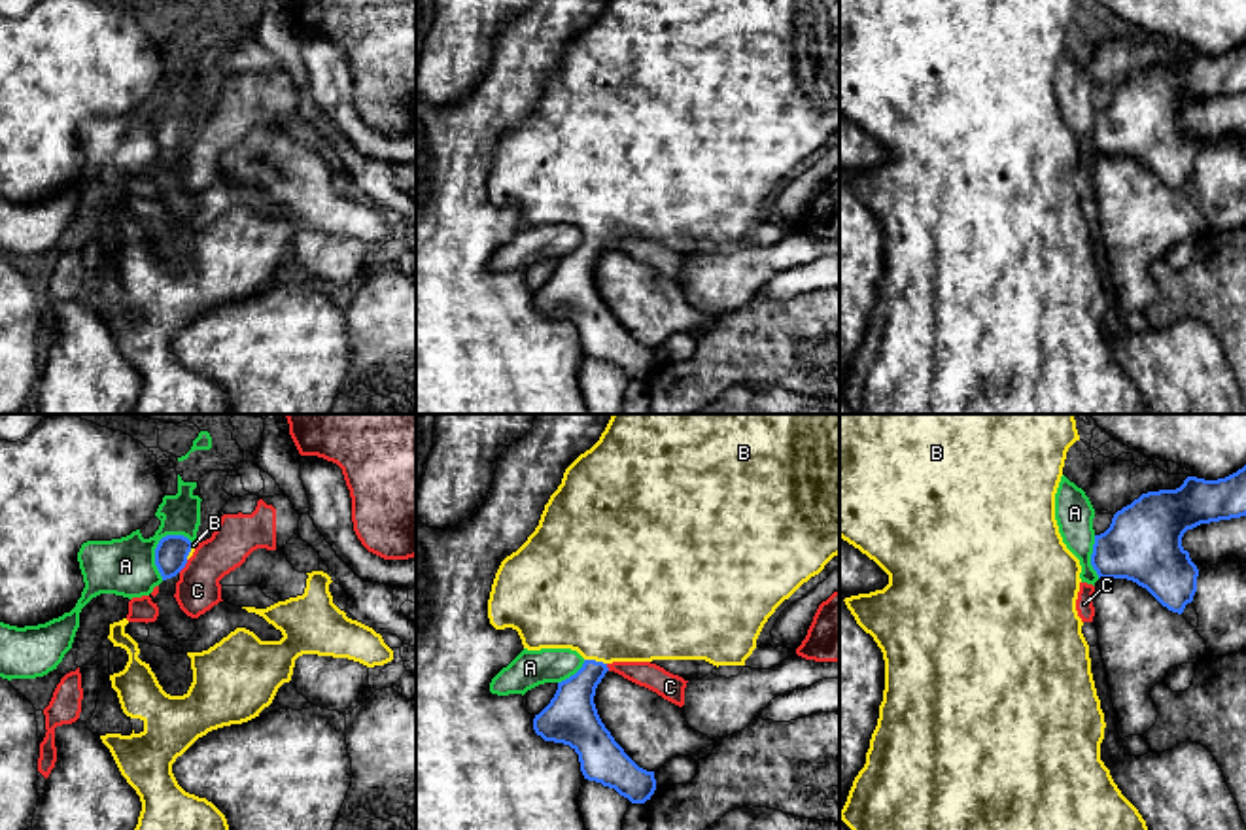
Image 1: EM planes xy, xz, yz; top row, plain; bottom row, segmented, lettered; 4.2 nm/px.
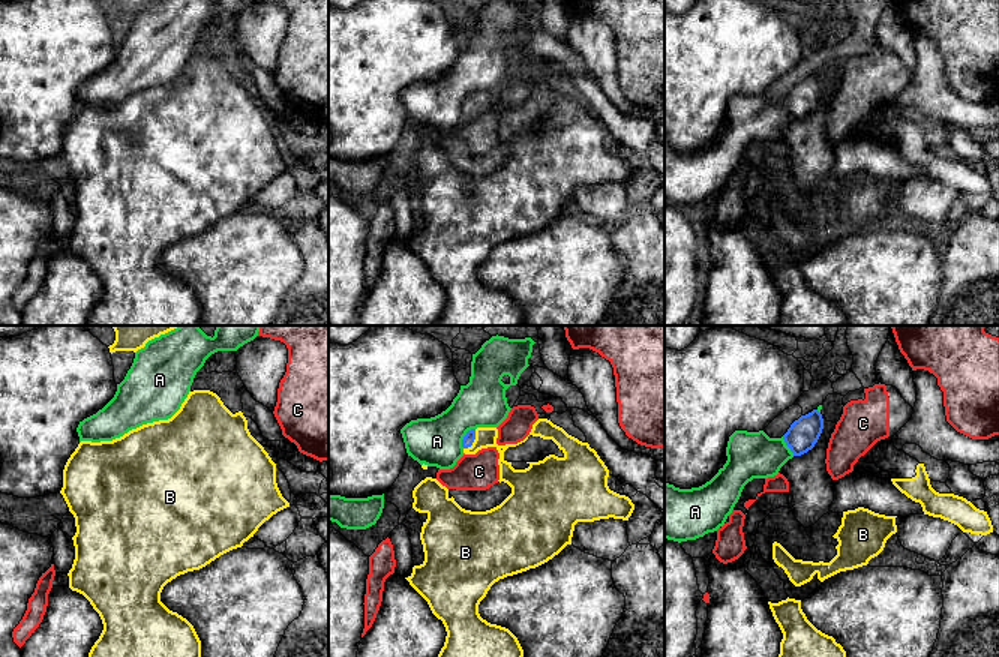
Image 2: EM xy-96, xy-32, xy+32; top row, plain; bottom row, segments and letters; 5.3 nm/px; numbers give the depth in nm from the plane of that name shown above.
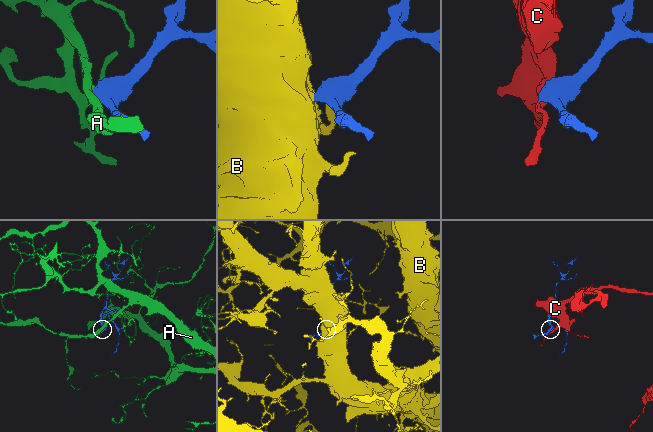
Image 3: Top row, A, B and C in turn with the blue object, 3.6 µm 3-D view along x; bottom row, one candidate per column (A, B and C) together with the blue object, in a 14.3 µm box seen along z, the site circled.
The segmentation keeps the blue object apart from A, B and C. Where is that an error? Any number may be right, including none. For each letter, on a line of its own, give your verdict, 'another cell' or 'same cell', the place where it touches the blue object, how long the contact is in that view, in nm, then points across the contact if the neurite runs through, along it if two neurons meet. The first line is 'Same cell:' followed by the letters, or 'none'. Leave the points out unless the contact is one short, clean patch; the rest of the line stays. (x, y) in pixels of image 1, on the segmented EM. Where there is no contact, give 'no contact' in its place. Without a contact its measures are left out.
Same cell: B
A: another cell; meets blue in xy at (157, 547); contact 220 nm long
B: same cell; meets blue in xz at (594, 660); contact 100 nm long; runs through xz (571, 713), (594, 660), (609, 604)
C: another cell; meets blue in xy at (184, 566); contact 70 nm long; border along xy (188, 560), (178, 571)

